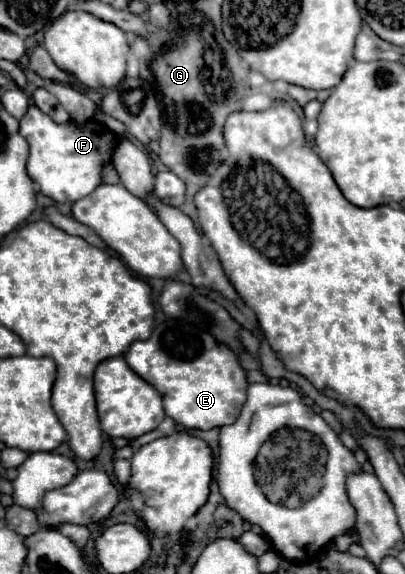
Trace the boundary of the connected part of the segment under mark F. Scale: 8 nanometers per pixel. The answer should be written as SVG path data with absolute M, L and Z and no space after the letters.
M32 105L26 111L26 115L20 119L20 133L30 143L30 157L28 157L28 163L26 163L28 175L40 187L40 191L56 203L74 203L80 197L86 197L88 193L92 193L102 183L102 179L100 179L102 169L110 161L112 151L116 147L114 133L108 131L104 125L100 125L96 121L86 121L82 125L76 125L76 123L70 121L66 125L60 125L60 123L54 123L48 115L44 115L36 105Z

